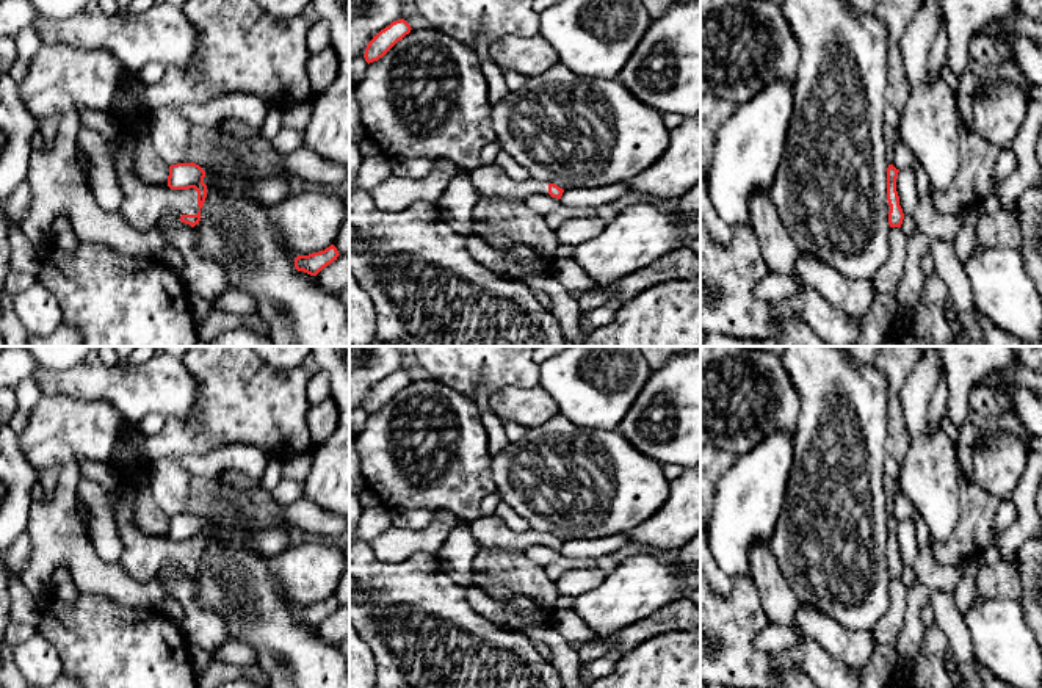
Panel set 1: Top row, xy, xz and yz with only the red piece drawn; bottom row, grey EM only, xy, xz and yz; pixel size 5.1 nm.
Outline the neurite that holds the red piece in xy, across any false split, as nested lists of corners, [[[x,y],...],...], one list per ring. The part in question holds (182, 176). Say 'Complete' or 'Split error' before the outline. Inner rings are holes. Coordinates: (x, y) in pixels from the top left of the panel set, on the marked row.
Split error. [[[113,138],[116,152],[118,180],[124,193],[118,213],[133,229],[149,232],[158,229],[168,212],[175,212],[180,221],[194,227],[201,221],[201,208],[207,197],[205,171],[196,163],[169,166],[168,185],[152,185],[139,179],[132,146]]]

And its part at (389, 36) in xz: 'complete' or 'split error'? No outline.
complete

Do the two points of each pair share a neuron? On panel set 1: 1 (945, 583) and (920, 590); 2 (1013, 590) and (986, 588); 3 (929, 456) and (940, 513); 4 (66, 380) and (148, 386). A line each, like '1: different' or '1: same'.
1: different
2: same
3: same
4: same

